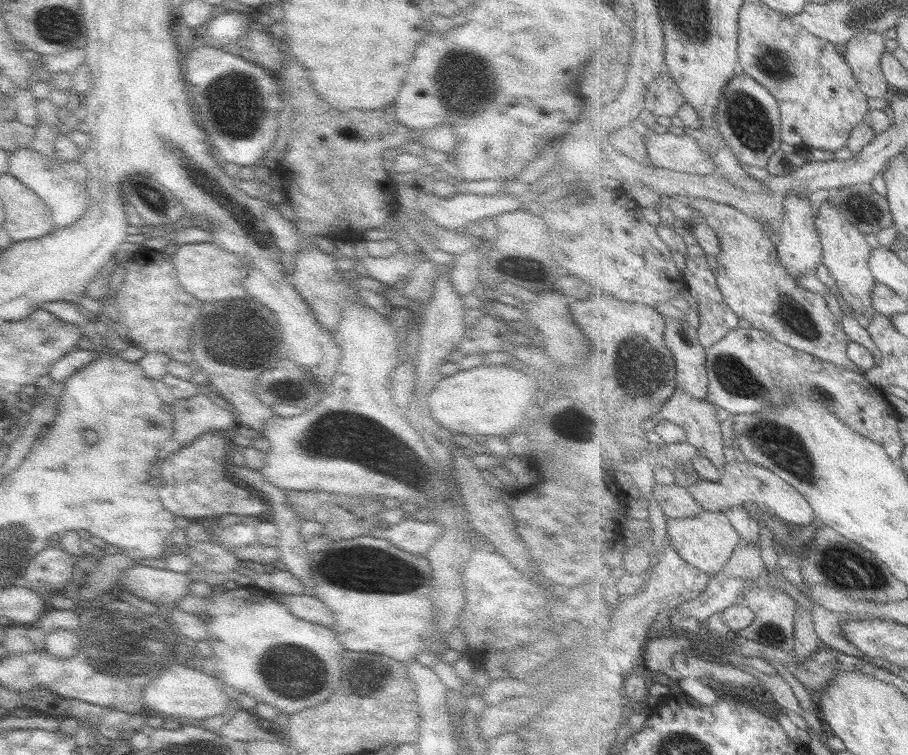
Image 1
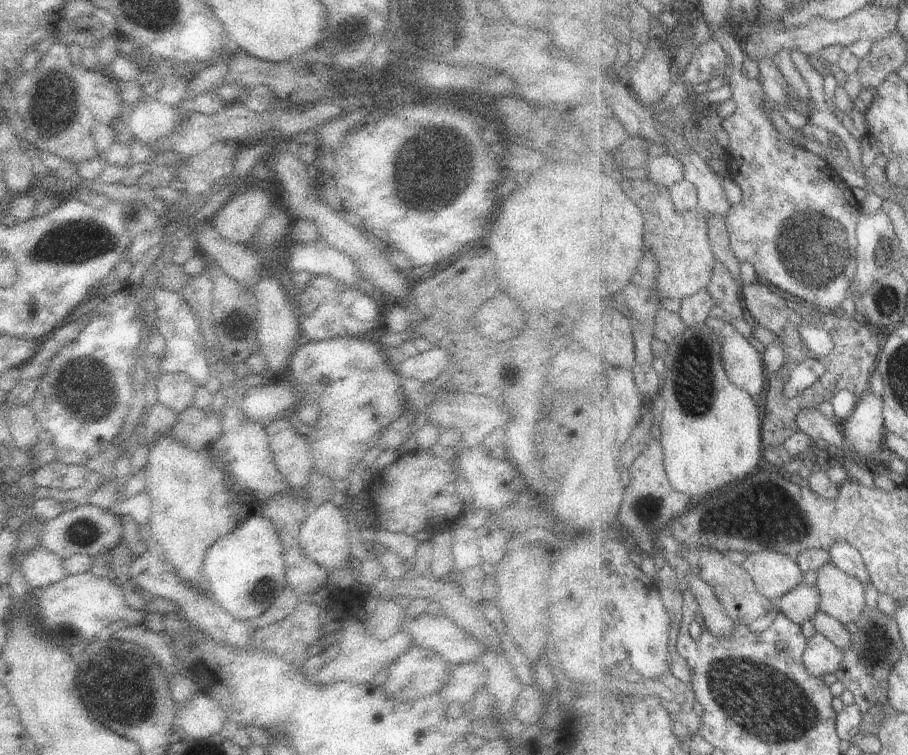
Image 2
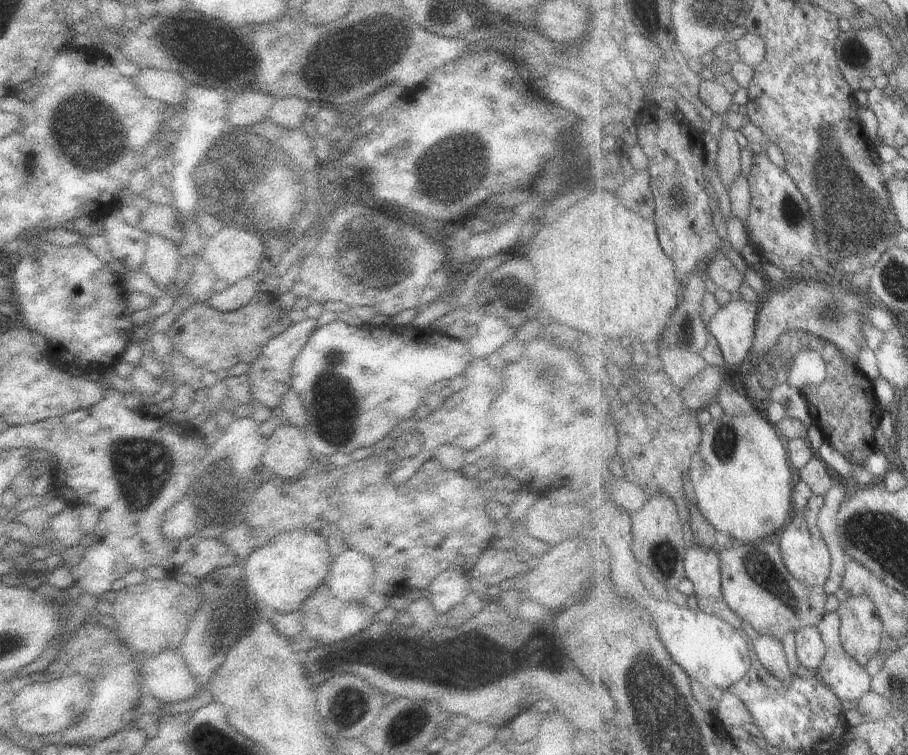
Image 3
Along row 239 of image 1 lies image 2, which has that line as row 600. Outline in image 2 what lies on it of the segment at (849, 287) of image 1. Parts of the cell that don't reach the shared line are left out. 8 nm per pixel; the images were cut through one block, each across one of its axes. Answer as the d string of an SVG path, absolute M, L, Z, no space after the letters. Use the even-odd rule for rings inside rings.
M826 563L815 572L820 591L820 610L841 623L855 622L867 608L866 590L857 577Z

